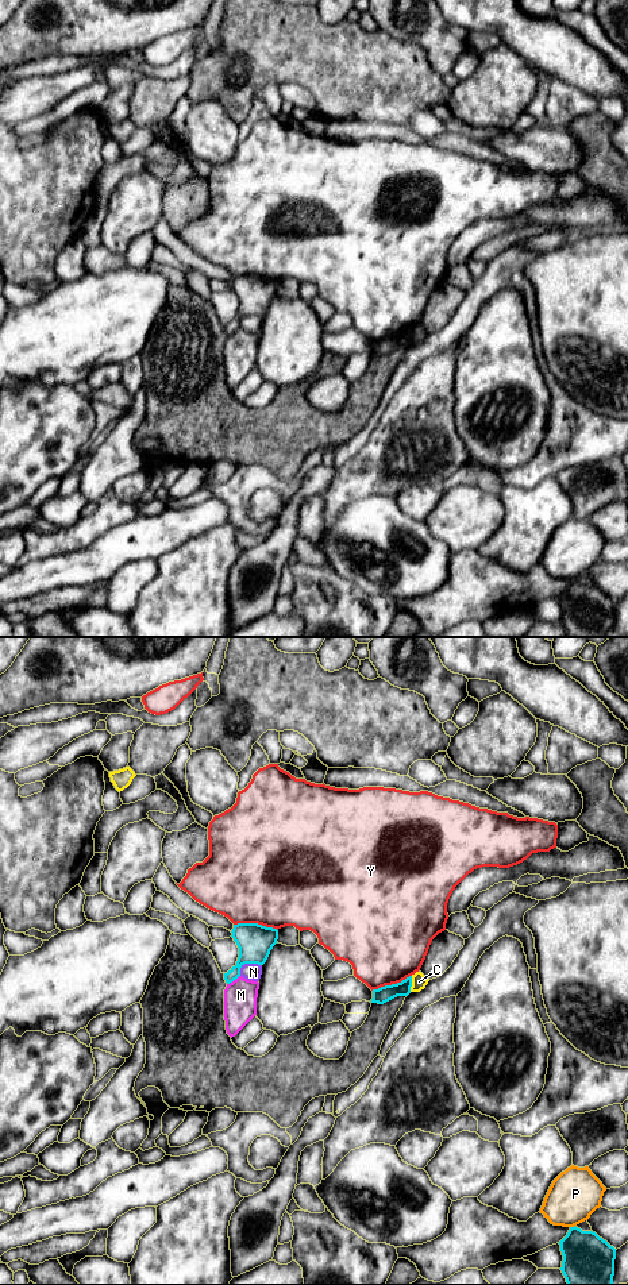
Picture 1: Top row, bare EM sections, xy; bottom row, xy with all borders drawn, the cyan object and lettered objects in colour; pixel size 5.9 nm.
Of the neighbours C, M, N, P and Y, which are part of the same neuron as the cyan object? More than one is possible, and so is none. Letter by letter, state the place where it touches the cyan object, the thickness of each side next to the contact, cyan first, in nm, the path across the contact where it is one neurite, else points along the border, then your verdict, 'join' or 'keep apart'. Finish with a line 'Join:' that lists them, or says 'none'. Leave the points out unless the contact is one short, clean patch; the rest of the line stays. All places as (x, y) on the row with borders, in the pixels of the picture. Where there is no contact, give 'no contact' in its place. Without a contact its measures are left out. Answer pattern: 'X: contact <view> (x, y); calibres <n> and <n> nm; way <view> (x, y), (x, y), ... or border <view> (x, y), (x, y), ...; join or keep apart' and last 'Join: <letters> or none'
C: contact xy (411, 984); calibres 90 and 90 nm; border xy (412, 976), (409, 991); keep apart
M: contact xy (232, 980); calibres 190 and 190 nm; keep apart
N: contact xy (247, 963); calibres 200 and 100 nm; keep apart
P: contact xy (571, 1227); calibres 320 and 300 nm; keep apart
Y: contact xy (255, 923); calibres 200 and 500 nm; keep apart
Join: none

